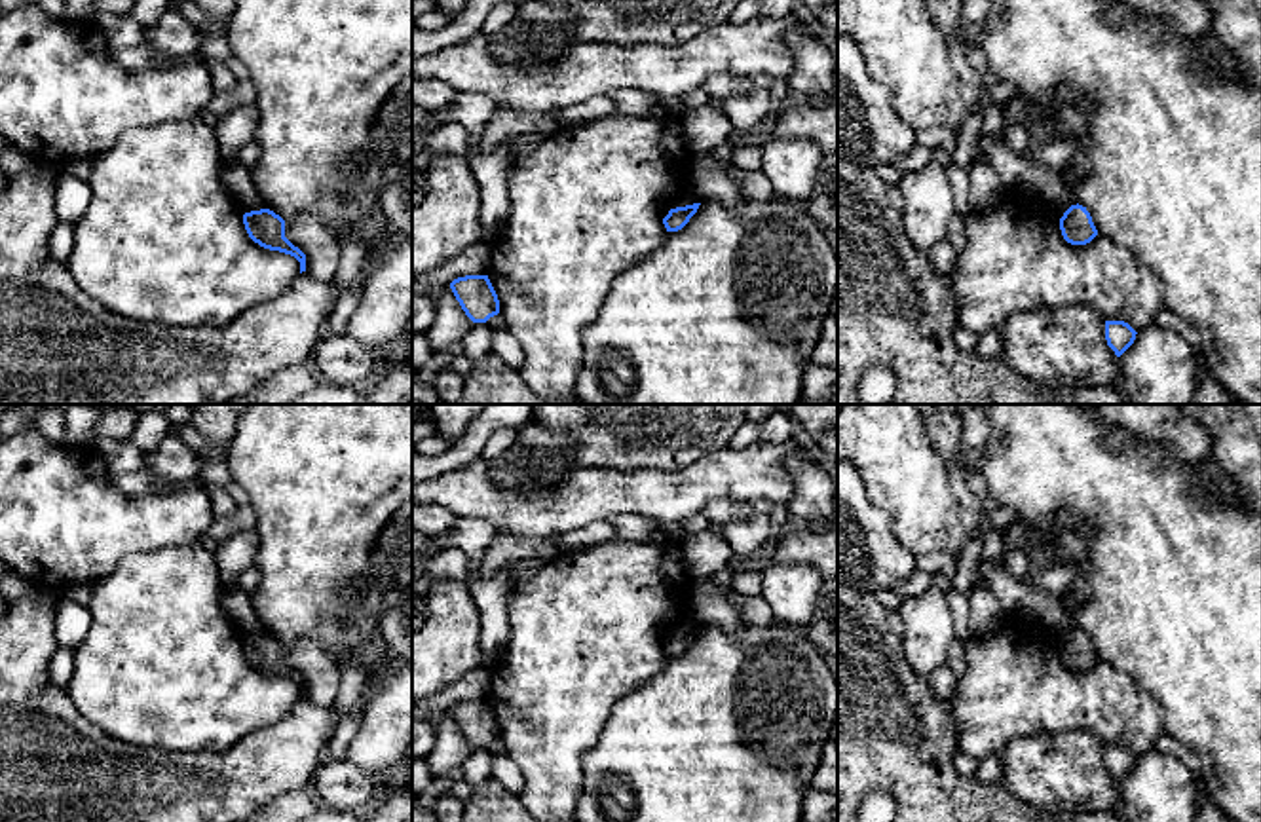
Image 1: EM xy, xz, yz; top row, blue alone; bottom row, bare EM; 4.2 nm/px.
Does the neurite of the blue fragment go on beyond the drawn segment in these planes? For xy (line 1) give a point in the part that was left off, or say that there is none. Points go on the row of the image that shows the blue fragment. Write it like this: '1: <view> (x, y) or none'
1: none

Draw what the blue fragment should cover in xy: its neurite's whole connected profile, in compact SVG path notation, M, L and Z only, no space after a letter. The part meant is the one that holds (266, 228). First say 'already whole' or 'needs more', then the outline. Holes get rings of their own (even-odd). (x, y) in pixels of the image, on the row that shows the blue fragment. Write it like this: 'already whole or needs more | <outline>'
already whole | M270 209L243 215L249 237L264 249L279 251L300 262L300 273L306 271L306 254L285 237L285 220Z

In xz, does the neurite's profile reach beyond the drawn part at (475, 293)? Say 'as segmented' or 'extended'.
as segmented

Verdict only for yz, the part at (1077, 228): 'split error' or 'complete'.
complete

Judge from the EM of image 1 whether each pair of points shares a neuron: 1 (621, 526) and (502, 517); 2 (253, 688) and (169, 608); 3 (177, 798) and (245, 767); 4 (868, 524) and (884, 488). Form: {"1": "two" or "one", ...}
{"1": "two", "2": "one", "3": "one", "4": "two"}

